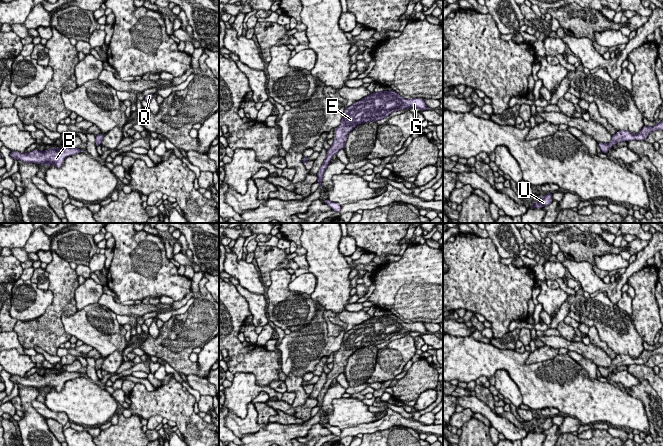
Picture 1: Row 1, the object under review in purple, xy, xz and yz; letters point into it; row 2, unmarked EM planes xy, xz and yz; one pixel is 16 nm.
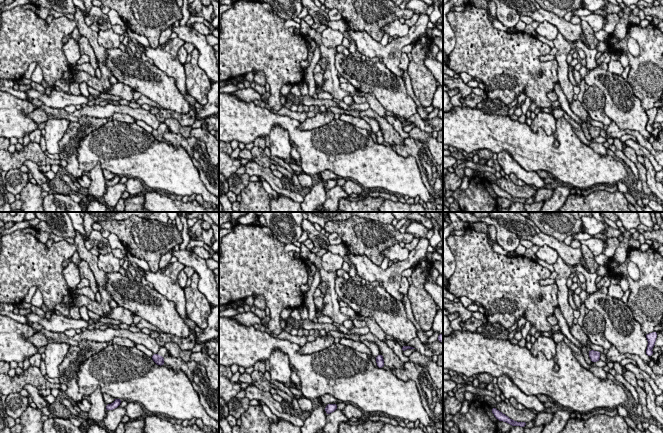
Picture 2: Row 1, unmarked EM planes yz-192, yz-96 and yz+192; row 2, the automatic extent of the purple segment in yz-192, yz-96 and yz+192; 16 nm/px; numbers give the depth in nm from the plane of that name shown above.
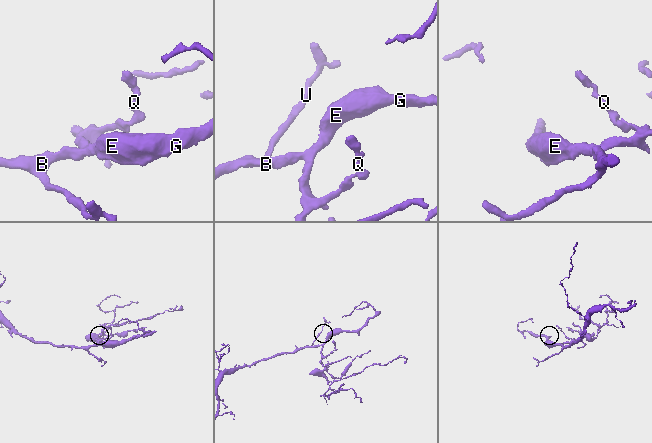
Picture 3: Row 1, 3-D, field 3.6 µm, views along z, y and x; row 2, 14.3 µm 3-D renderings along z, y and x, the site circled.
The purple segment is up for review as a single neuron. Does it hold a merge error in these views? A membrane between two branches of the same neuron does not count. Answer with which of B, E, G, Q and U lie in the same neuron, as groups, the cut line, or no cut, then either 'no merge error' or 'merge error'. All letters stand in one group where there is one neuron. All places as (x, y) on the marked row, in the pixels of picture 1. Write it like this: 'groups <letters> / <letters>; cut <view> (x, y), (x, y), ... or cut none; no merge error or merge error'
groups B E G Q U; cut none; no merge error

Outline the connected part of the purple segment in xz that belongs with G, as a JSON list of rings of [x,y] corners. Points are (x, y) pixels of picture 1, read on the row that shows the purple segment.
[[[394,90],[373,92],[346,107],[340,125],[334,129],[337,137],[333,138],[333,145],[327,150],[326,159],[317,173],[319,188],[321,188],[324,171],[332,157],[344,148],[347,135],[355,127],[367,122],[376,122],[395,111],[411,107],[419,108],[421,111],[430,109],[423,98],[405,99]]]

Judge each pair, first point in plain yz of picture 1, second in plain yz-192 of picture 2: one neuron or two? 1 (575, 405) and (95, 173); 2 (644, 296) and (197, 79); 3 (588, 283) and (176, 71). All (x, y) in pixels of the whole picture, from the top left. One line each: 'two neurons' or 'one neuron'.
1: two neurons
2: one neuron
3: one neuron

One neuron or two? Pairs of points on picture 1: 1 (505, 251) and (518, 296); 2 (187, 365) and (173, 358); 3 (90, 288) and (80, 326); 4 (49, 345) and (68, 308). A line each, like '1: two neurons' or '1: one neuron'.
1: two neurons
2: one neuron
3: two neurons
4: one neuron

